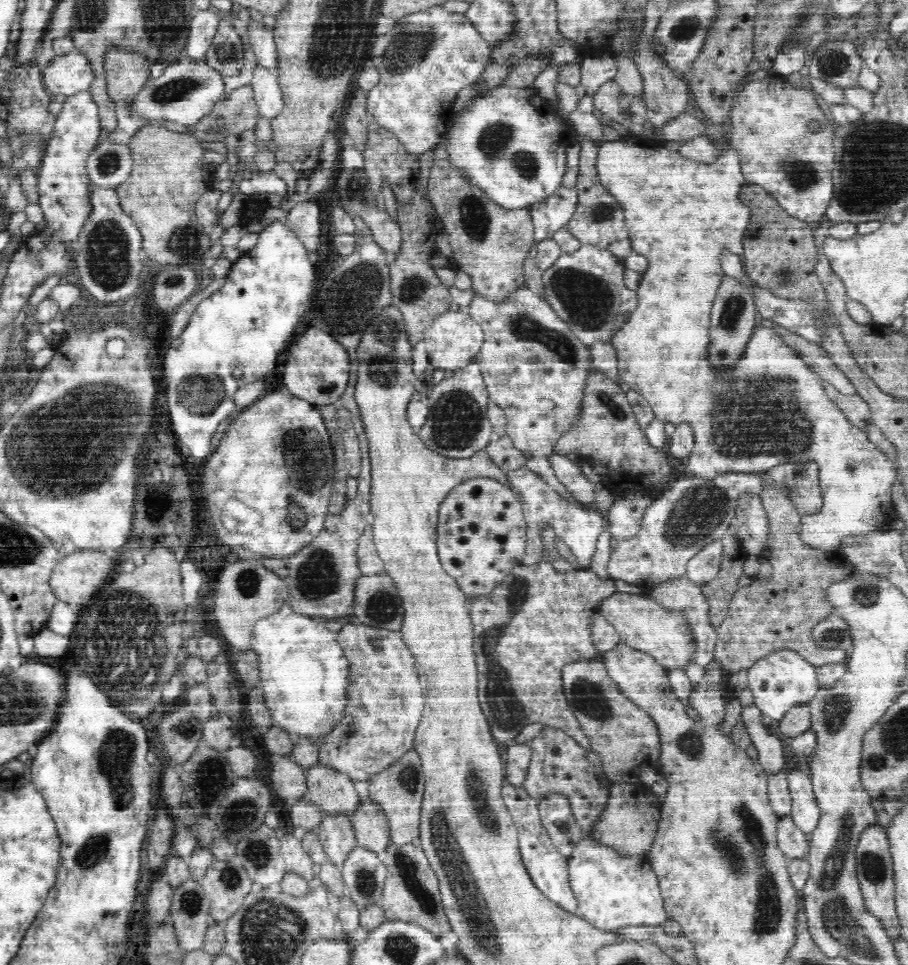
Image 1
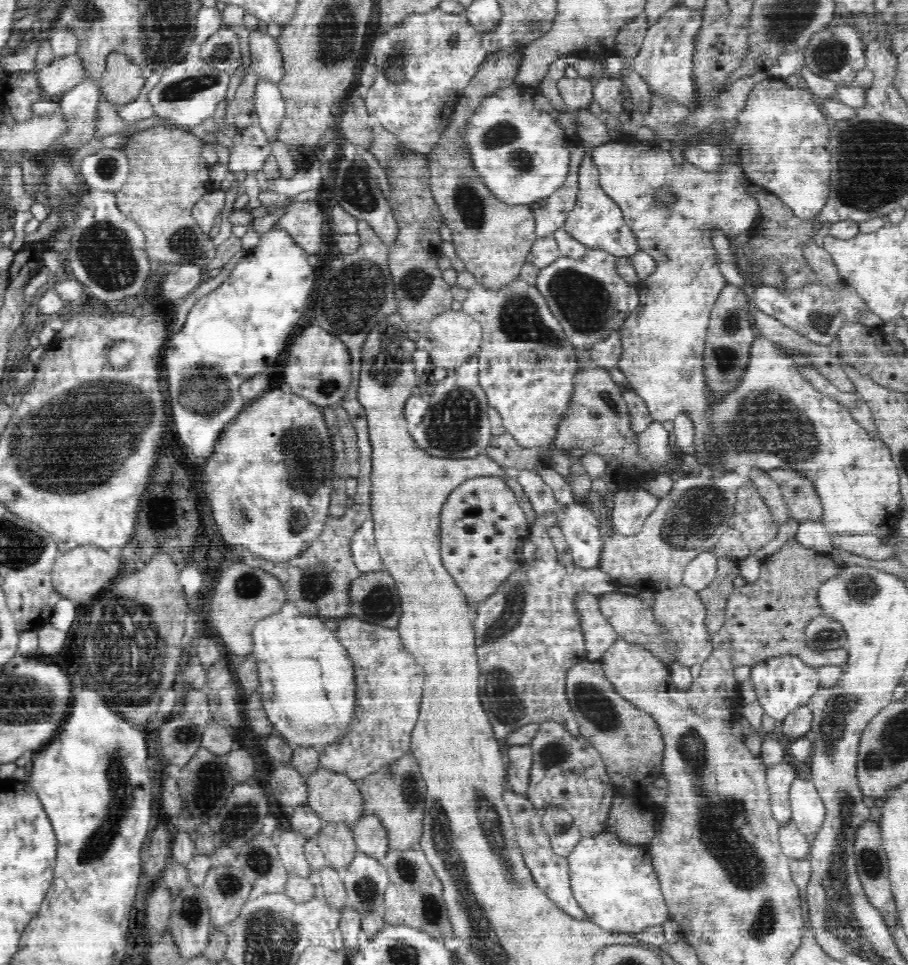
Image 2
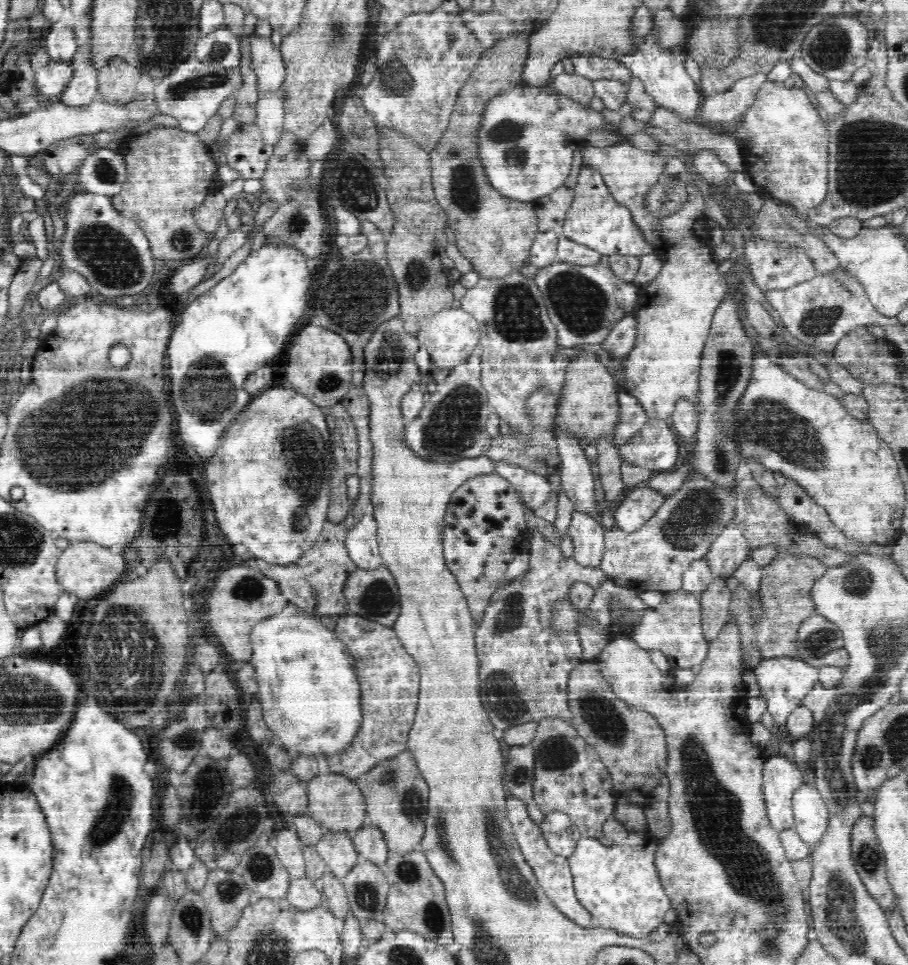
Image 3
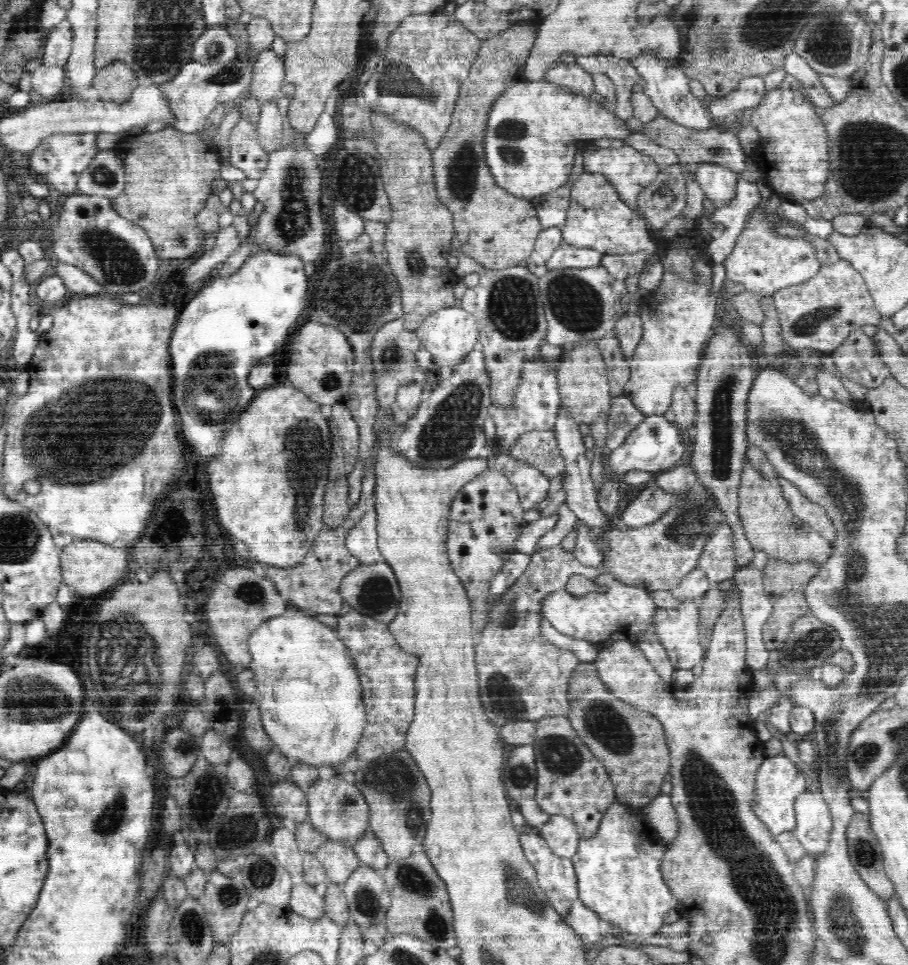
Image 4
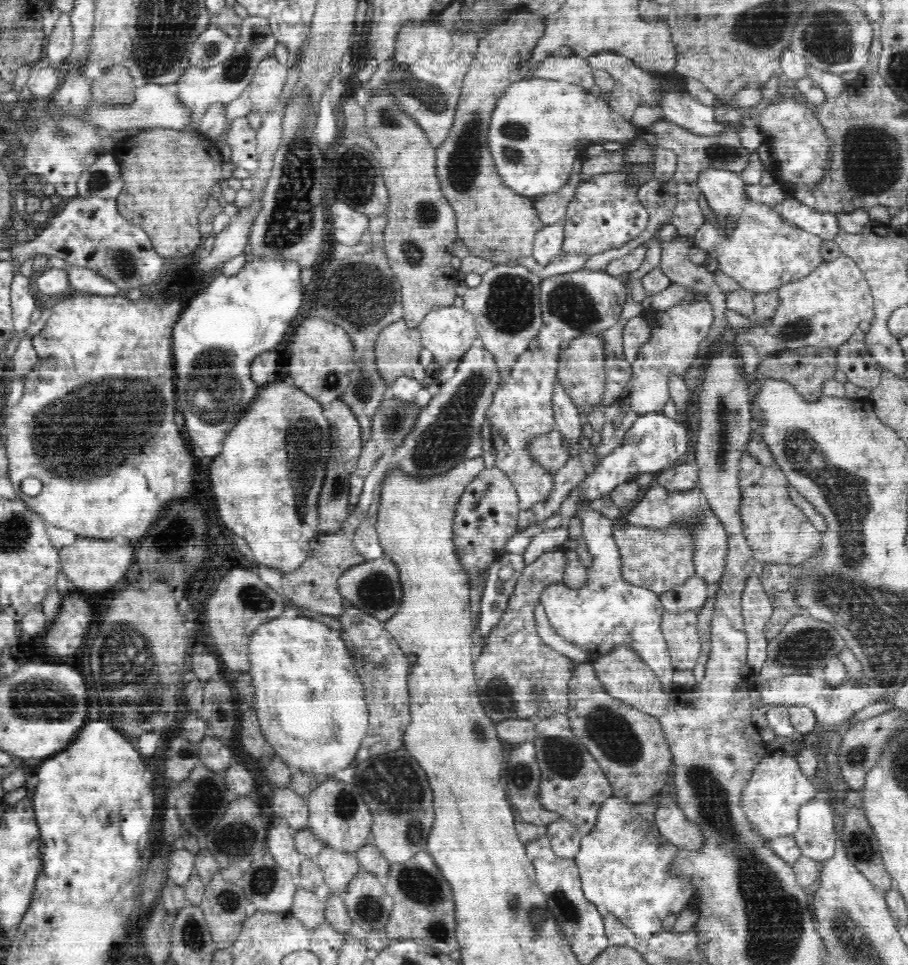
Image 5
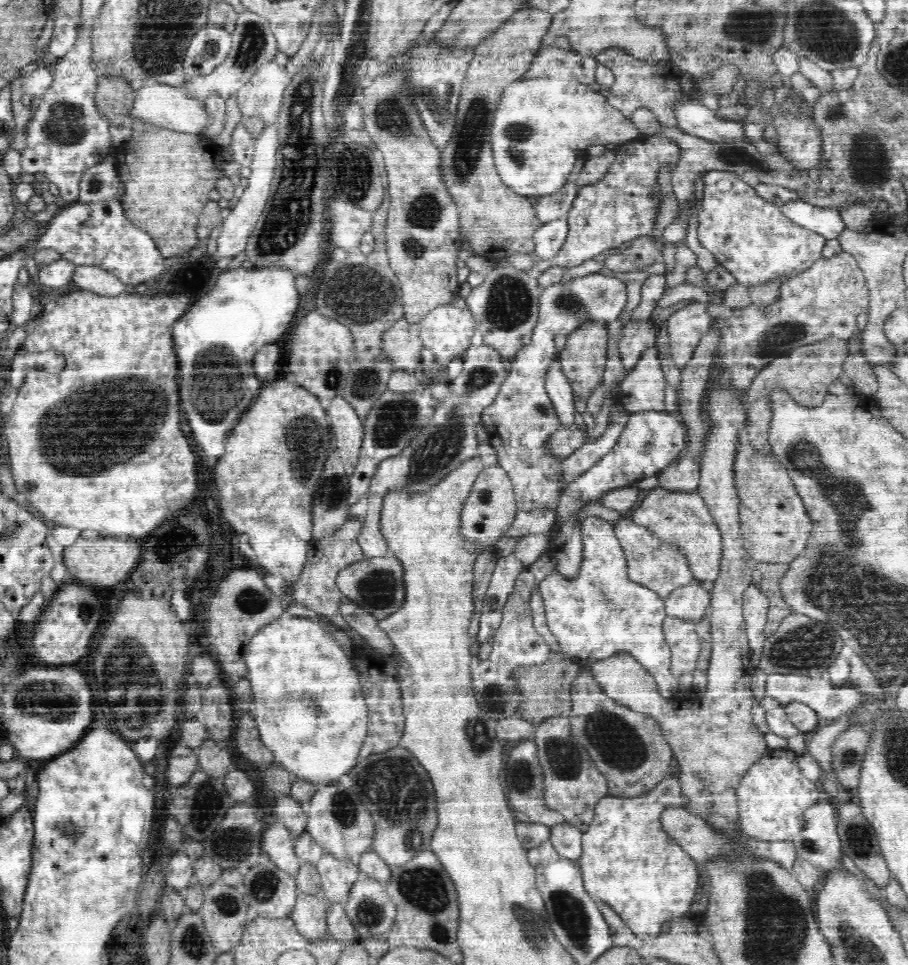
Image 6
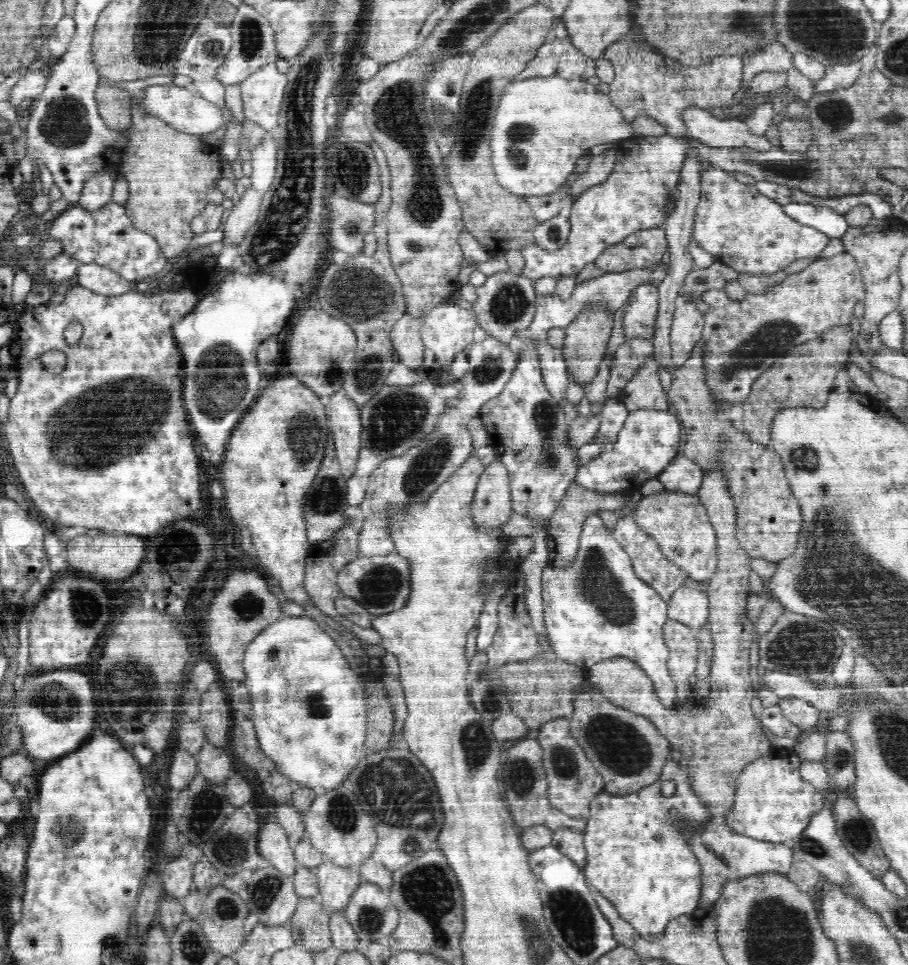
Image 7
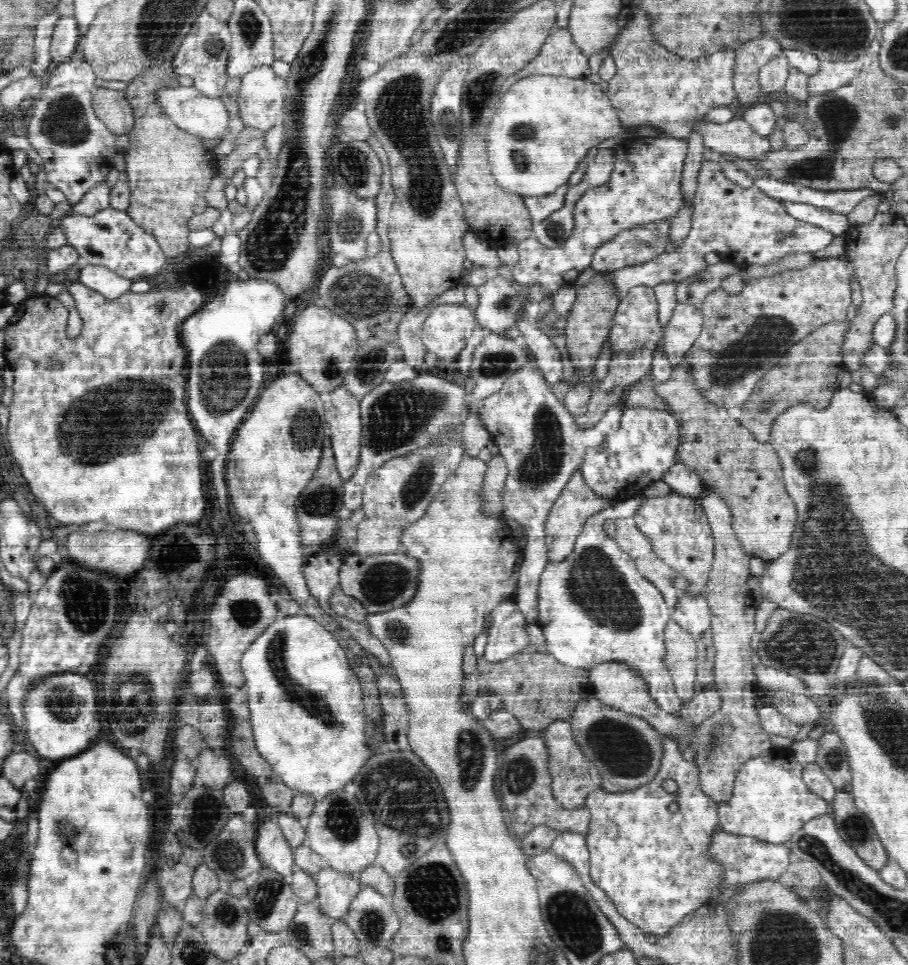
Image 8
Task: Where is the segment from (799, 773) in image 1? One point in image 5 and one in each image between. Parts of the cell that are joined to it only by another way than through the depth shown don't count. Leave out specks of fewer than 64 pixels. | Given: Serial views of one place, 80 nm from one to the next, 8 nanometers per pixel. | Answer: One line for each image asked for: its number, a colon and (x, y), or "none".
2: (808, 811)
3: (811, 815)
4: (813, 817)
5: (815, 835)

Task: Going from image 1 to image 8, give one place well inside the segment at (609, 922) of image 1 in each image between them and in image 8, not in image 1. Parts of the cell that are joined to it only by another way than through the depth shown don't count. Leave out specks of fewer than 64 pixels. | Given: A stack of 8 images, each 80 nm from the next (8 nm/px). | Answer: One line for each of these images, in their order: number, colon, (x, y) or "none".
2: (615, 882)
3: (614, 876)
4: (618, 869)
5: (625, 863)
6: (629, 861)
7: (635, 858)
8: (656, 866)

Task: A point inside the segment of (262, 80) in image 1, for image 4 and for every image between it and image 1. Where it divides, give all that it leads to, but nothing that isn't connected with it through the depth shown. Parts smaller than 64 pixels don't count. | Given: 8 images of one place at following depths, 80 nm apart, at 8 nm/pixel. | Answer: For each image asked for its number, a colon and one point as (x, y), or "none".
2: (270, 107)
3: (270, 110)
4: (270, 125)

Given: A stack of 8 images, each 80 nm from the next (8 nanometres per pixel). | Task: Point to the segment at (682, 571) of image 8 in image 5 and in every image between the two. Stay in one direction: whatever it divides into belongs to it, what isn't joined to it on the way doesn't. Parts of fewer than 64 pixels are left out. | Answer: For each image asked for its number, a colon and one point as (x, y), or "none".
5: (660, 508)
6: (680, 519)
7: (678, 523)

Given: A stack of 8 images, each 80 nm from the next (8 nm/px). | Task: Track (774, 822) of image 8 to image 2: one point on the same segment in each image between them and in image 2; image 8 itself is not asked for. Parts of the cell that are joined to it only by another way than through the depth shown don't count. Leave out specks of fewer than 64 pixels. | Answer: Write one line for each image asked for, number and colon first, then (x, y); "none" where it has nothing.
2: (779, 777)
3: (781, 777)
4: (779, 783)
5: (771, 799)
6: (772, 798)
7: (772, 803)

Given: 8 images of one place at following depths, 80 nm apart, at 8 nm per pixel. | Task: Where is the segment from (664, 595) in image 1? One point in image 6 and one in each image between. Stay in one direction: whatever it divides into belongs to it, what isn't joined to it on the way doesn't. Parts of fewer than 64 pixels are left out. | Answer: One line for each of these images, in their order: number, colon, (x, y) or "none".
2: (680, 611)
3: (674, 626)
4: (678, 629)
5: (679, 630)
6: (680, 635)

